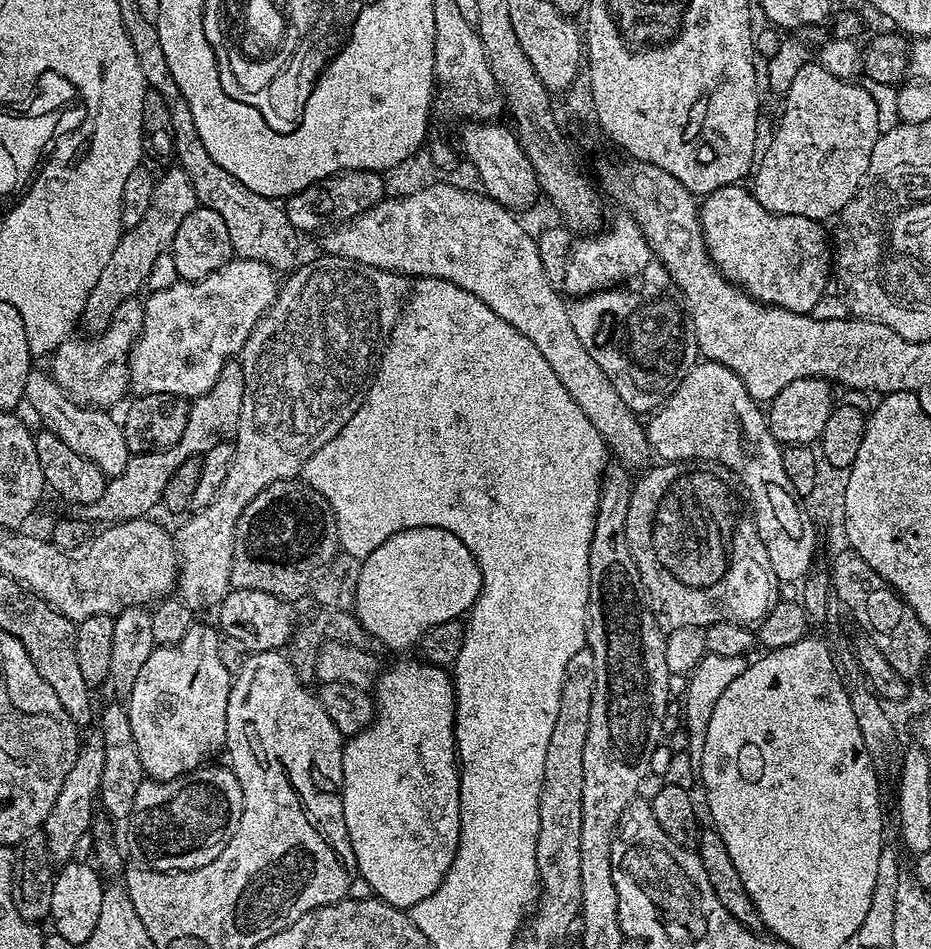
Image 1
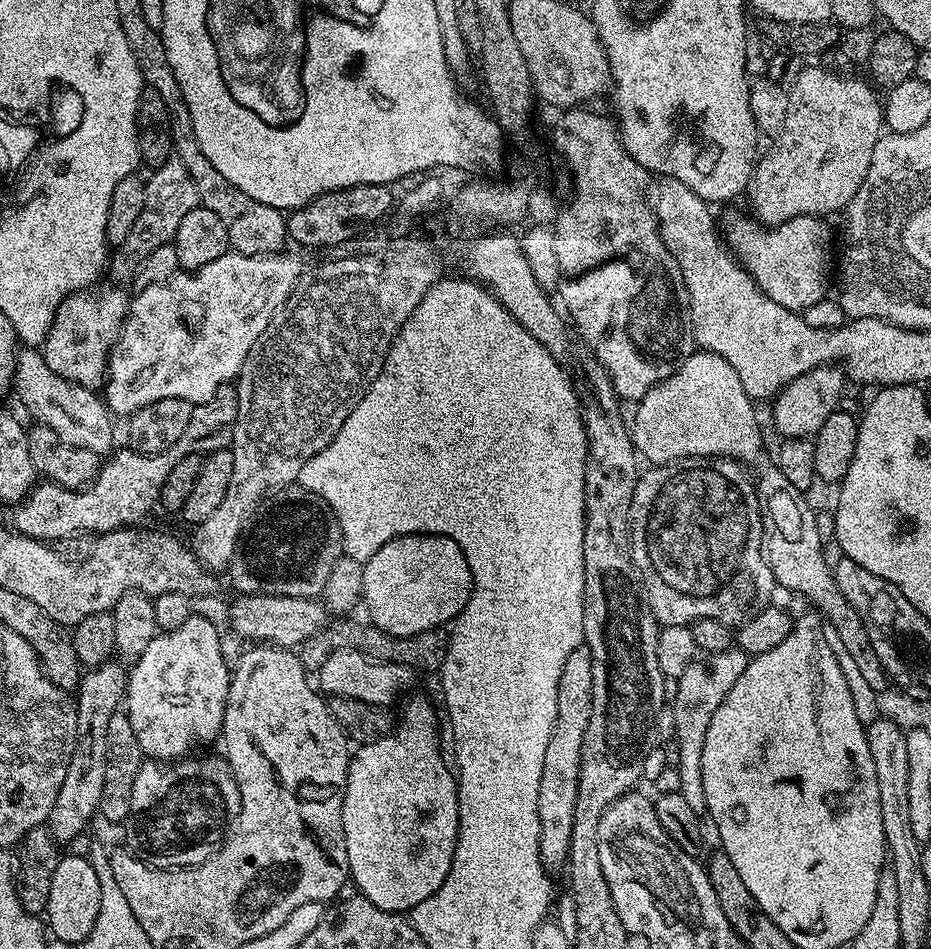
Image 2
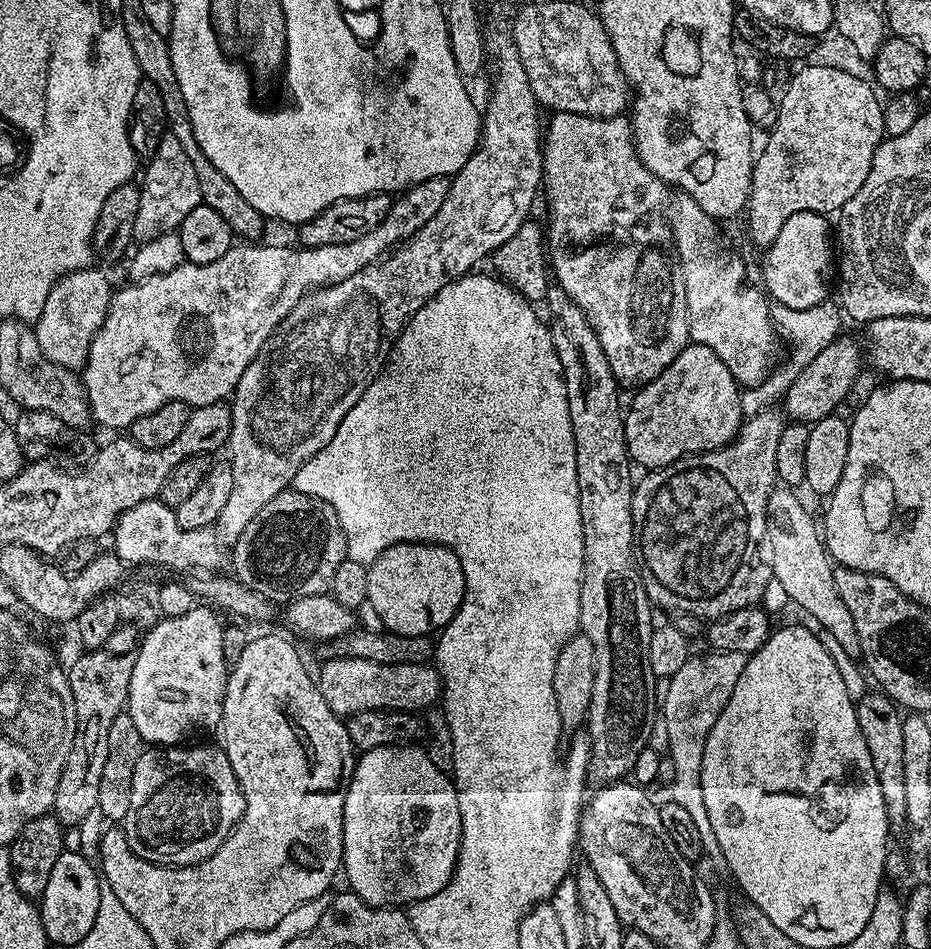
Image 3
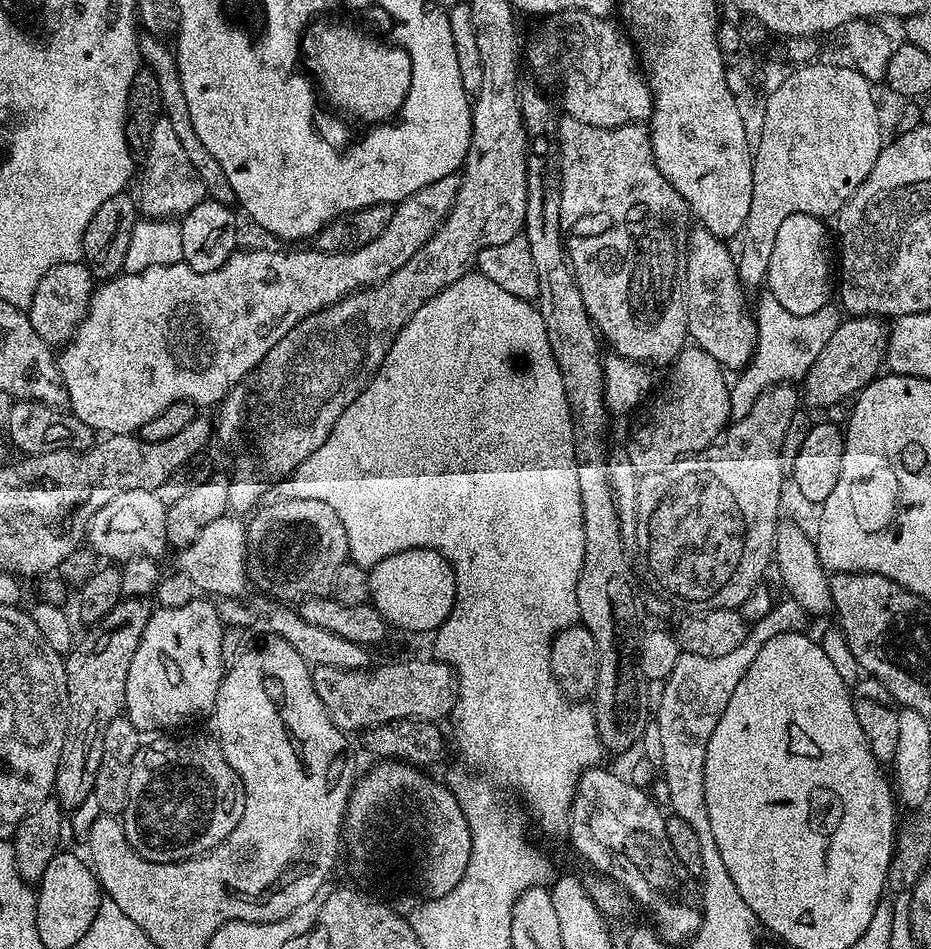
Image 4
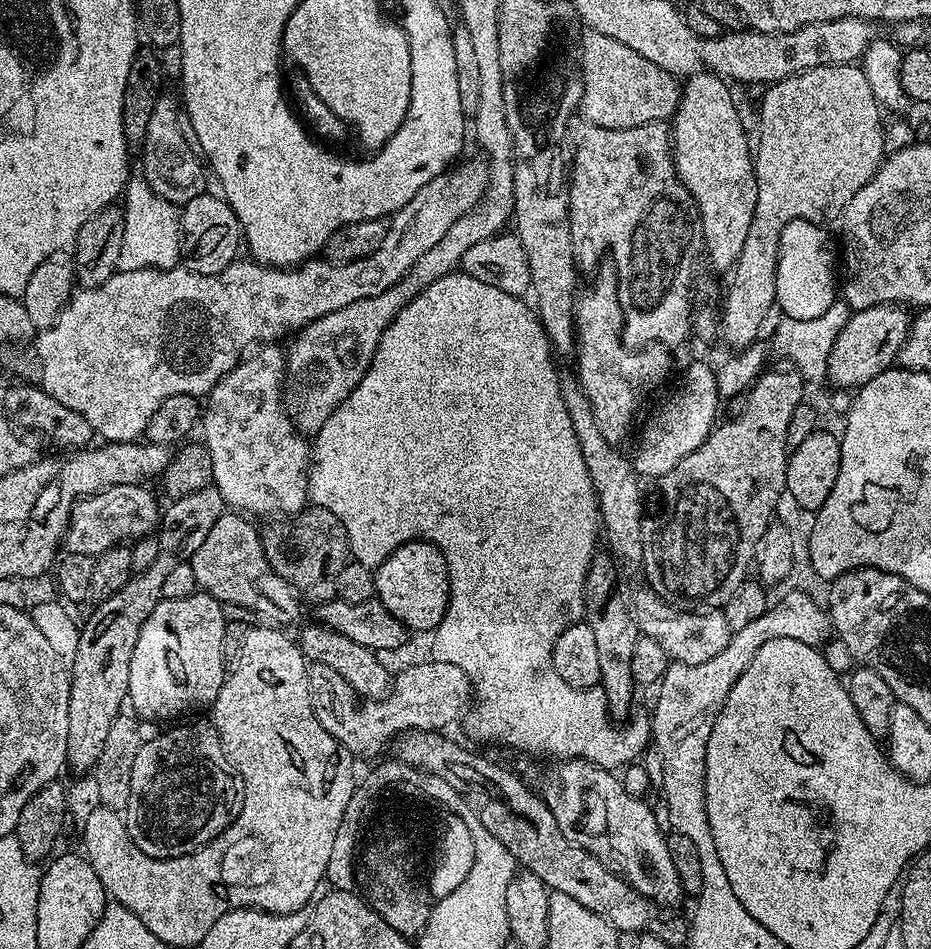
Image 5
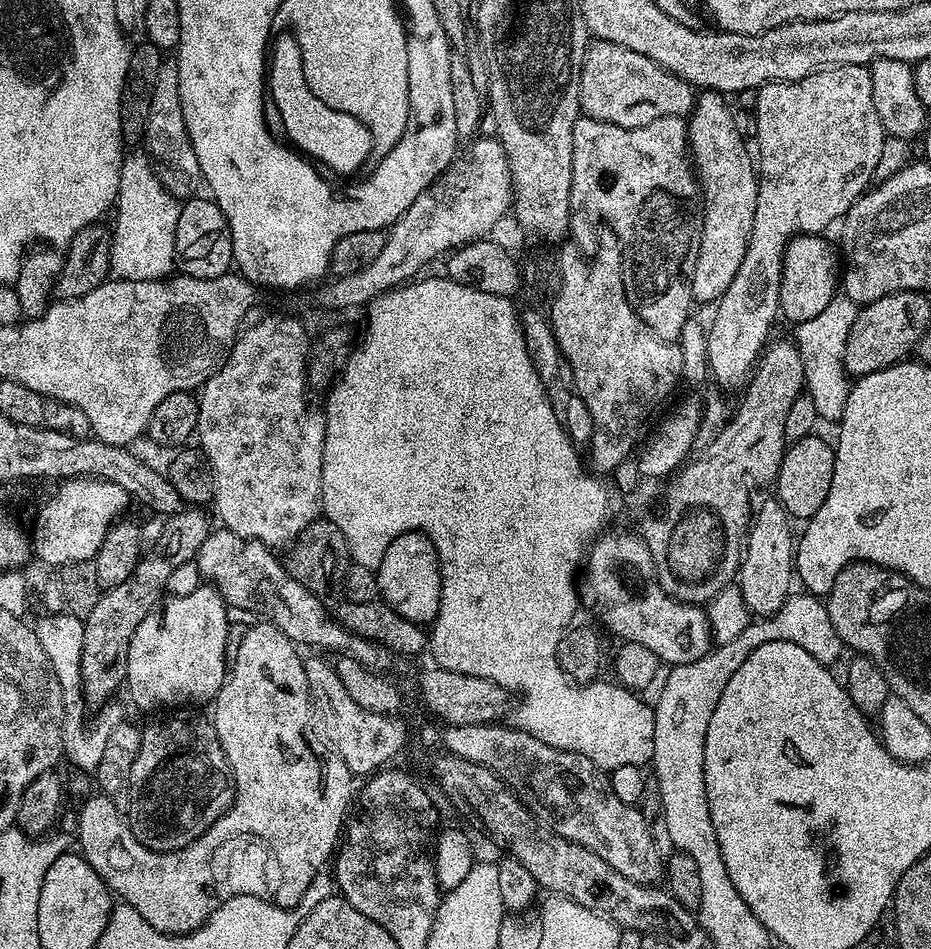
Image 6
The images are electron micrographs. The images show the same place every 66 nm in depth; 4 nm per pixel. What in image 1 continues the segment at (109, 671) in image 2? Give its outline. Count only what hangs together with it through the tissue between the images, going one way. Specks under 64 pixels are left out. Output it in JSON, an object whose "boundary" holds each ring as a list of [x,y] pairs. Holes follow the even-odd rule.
{"boundary":[[[92,734],[86,742],[81,743],[80,753],[74,758],[74,766],[70,766],[70,774],[66,774],[66,782],[62,782],[62,790],[58,790],[58,798],[52,807],[52,813],[46,818],[42,831],[46,838],[46,846],[50,850],[53,861],[68,862],[76,855],[78,841],[89,835],[94,823],[92,811],[97,811],[100,783],[102,782],[102,762],[104,761],[104,743],[99,735]]]}

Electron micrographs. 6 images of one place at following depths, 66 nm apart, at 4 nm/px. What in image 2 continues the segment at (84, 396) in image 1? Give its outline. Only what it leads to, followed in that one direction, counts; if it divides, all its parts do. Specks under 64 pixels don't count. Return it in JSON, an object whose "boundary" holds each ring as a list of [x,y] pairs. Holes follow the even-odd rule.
{"boundary":[[[120,288],[96,291],[74,292],[67,296],[58,306],[54,322],[42,345],[46,366],[50,366],[54,374],[62,374],[62,378],[93,390],[105,383],[108,353],[120,336],[120,328],[124,324],[124,317],[128,315],[130,303],[129,293],[124,293]]]}

